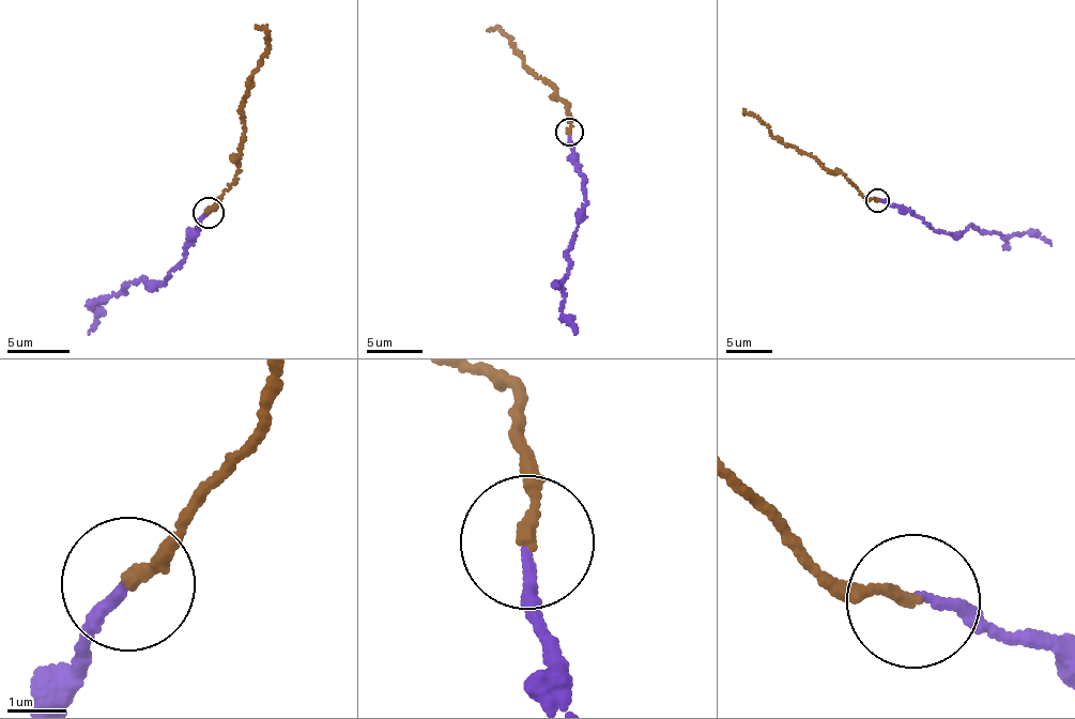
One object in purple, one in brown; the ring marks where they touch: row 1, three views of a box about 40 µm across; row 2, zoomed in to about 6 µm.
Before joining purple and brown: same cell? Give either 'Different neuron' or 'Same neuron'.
Same neuron

